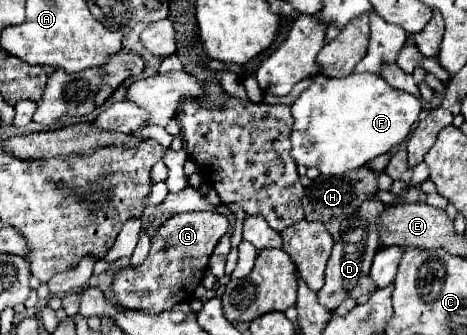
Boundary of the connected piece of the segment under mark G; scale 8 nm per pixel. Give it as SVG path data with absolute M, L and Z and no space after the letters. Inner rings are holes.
M210 211L180 213L168 219L152 237L152 249L146 261L140 267L126 267L114 275L112 291L118 305L158 315L160 311L172 309L176 303L190 301L196 287L204 279L208 259L224 231L224 215Z

